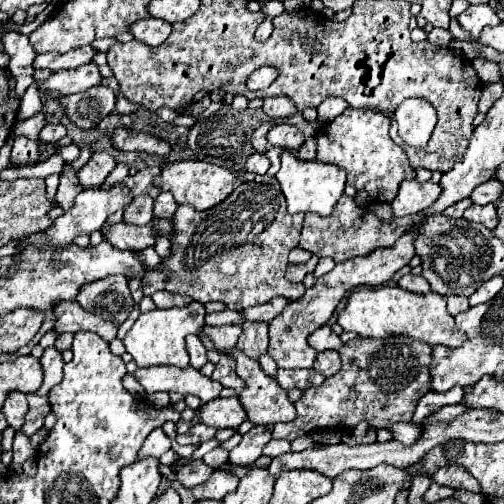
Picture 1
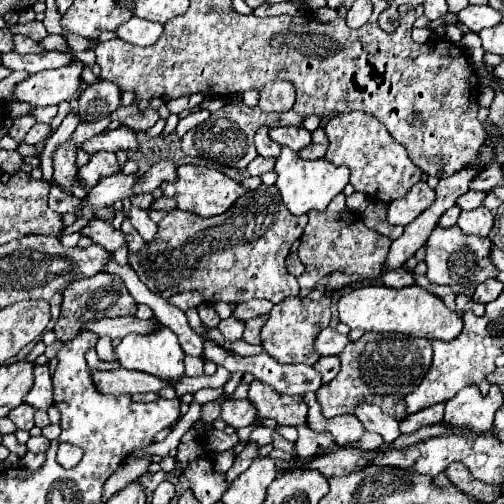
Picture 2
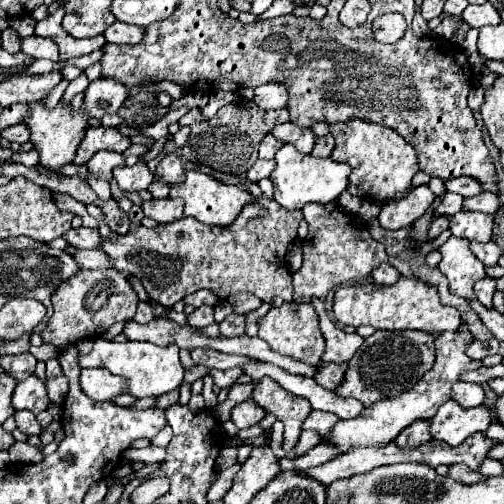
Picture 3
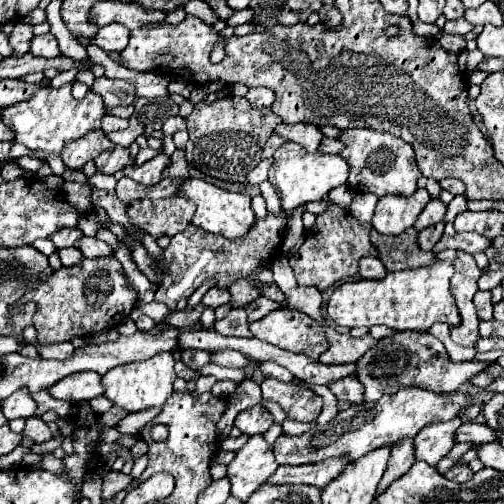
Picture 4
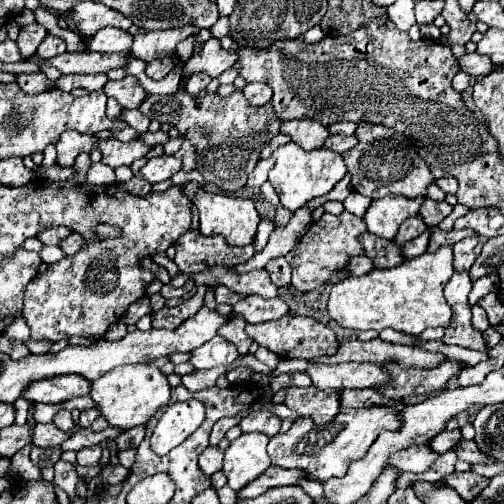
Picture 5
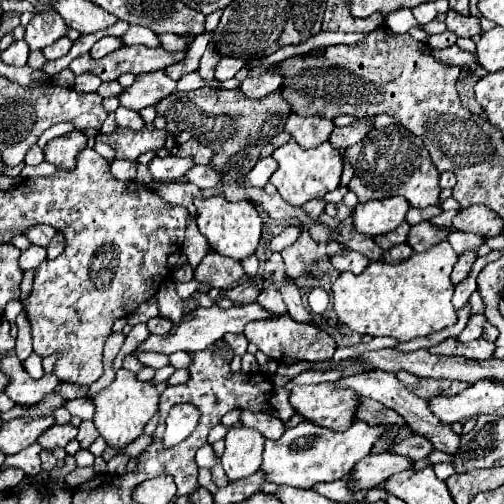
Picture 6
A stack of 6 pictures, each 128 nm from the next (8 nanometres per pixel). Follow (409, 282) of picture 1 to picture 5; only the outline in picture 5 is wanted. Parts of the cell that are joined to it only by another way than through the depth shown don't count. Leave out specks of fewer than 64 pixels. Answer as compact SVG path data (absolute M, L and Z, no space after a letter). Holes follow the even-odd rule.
M356 256L356 258L350 260L348 270L350 270L354 276L364 276L364 274L372 272L374 266L372 266L372 260L370 260L368 256Z

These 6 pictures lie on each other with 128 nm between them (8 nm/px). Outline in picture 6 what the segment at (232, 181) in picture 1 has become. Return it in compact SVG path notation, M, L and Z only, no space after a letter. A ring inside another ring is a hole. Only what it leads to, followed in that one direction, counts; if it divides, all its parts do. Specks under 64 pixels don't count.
M210 196L210 198L196 198L194 206L198 210L196 216L198 228L206 236L208 244L216 248L218 254L234 260L244 260L246 256L256 252L262 234L262 220L252 202L248 200L228 202L224 196Z

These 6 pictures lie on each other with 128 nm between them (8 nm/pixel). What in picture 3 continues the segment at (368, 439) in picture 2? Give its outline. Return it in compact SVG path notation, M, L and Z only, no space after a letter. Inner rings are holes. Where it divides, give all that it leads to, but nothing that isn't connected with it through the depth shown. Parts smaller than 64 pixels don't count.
M316 444L308 454L300 456L300 458L280 458L280 470L306 470L312 468L316 464L324 464L326 460L332 460L334 456L340 456L340 448L332 446L332 444Z

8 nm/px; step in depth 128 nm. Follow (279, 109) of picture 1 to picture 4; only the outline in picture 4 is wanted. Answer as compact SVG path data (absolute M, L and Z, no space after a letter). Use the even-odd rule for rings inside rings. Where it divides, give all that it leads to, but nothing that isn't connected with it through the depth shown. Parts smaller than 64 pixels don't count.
M250 88L248 94L246 94L246 98L248 98L248 102L250 102L252 106L256 106L256 108L268 108L268 106L274 104L276 94L274 94L274 90L270 90L270 88Z

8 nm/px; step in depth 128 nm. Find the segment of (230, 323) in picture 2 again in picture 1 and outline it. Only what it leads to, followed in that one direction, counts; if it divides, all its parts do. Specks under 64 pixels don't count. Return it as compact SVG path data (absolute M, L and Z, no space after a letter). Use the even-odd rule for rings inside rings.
M206 326L204 334L214 342L218 350L232 350L240 338L242 328L240 326Z

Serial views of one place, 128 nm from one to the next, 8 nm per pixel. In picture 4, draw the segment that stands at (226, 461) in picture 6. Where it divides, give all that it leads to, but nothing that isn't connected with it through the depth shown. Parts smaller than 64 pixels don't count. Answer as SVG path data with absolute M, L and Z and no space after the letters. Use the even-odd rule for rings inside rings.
M258 434L252 436L228 464L228 478L232 482L232 496L246 502L278 468L272 448Z

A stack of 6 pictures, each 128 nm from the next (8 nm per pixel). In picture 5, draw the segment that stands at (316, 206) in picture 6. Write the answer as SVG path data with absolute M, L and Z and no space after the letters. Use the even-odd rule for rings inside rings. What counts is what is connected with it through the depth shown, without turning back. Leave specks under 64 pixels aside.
M300 208L294 212L292 220L282 226L282 228L276 228L270 238L268 238L268 244L264 246L262 252L258 252L252 260L248 260L246 264L238 264L232 268L234 272L250 272L250 270L256 270L256 268L264 268L272 258L278 258L278 256L286 256L294 244L298 244L300 236L308 230L312 222L312 212L308 208Z

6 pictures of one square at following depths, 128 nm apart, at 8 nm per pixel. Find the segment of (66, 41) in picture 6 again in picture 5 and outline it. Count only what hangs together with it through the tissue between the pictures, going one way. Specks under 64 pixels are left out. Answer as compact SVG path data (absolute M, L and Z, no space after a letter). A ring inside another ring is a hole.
M48 34L48 36L42 40L40 48L38 48L38 56L42 56L42 58L52 58L52 56L62 54L64 50L66 50L64 40L62 40L62 38L56 38L56 36L52 36L52 34Z

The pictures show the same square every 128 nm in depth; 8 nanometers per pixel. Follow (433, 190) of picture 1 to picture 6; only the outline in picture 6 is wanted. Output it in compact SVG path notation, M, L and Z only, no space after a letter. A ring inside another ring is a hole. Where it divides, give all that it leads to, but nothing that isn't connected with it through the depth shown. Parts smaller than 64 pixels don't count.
M400 196L358 204L354 208L354 228L368 236L388 234L404 222L408 210L410 202Z

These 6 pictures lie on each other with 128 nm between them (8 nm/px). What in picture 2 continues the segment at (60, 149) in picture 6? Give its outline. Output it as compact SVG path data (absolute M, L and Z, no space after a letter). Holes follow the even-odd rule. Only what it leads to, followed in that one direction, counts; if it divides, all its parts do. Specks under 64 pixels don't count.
M118 126L116 130L110 130L106 134L98 134L98 136L90 138L88 142L84 142L82 150L86 150L88 154L94 154L98 150L108 150L108 152L138 150L136 132L130 130L130 128L126 128L126 126Z

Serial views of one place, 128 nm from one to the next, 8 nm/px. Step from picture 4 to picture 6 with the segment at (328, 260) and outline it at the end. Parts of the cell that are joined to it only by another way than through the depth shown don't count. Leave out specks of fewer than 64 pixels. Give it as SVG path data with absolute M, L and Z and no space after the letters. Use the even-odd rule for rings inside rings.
M322 212L318 220L324 222L330 230L330 236L326 242L316 242L310 236L310 232L304 228L300 238L282 252L282 258L286 262L286 274L292 280L298 280L300 276L304 276L304 270L310 270L320 258L348 252L348 248L342 242L338 242L338 236L340 236L340 226L352 226L352 216L338 220Z

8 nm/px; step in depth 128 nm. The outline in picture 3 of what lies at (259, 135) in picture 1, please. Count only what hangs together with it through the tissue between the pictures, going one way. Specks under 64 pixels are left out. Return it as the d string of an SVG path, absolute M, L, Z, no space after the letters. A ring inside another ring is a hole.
M271 133L267 134L262 142L260 142L260 158L274 158L274 154L284 145L284 143L276 139Z

